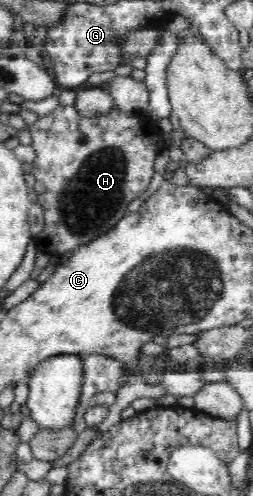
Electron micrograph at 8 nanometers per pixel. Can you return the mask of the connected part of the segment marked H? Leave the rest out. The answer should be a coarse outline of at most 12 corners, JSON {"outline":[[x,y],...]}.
{"outline":[[68,104],[28,129],[35,240],[91,243],[148,189],[157,119]]}

